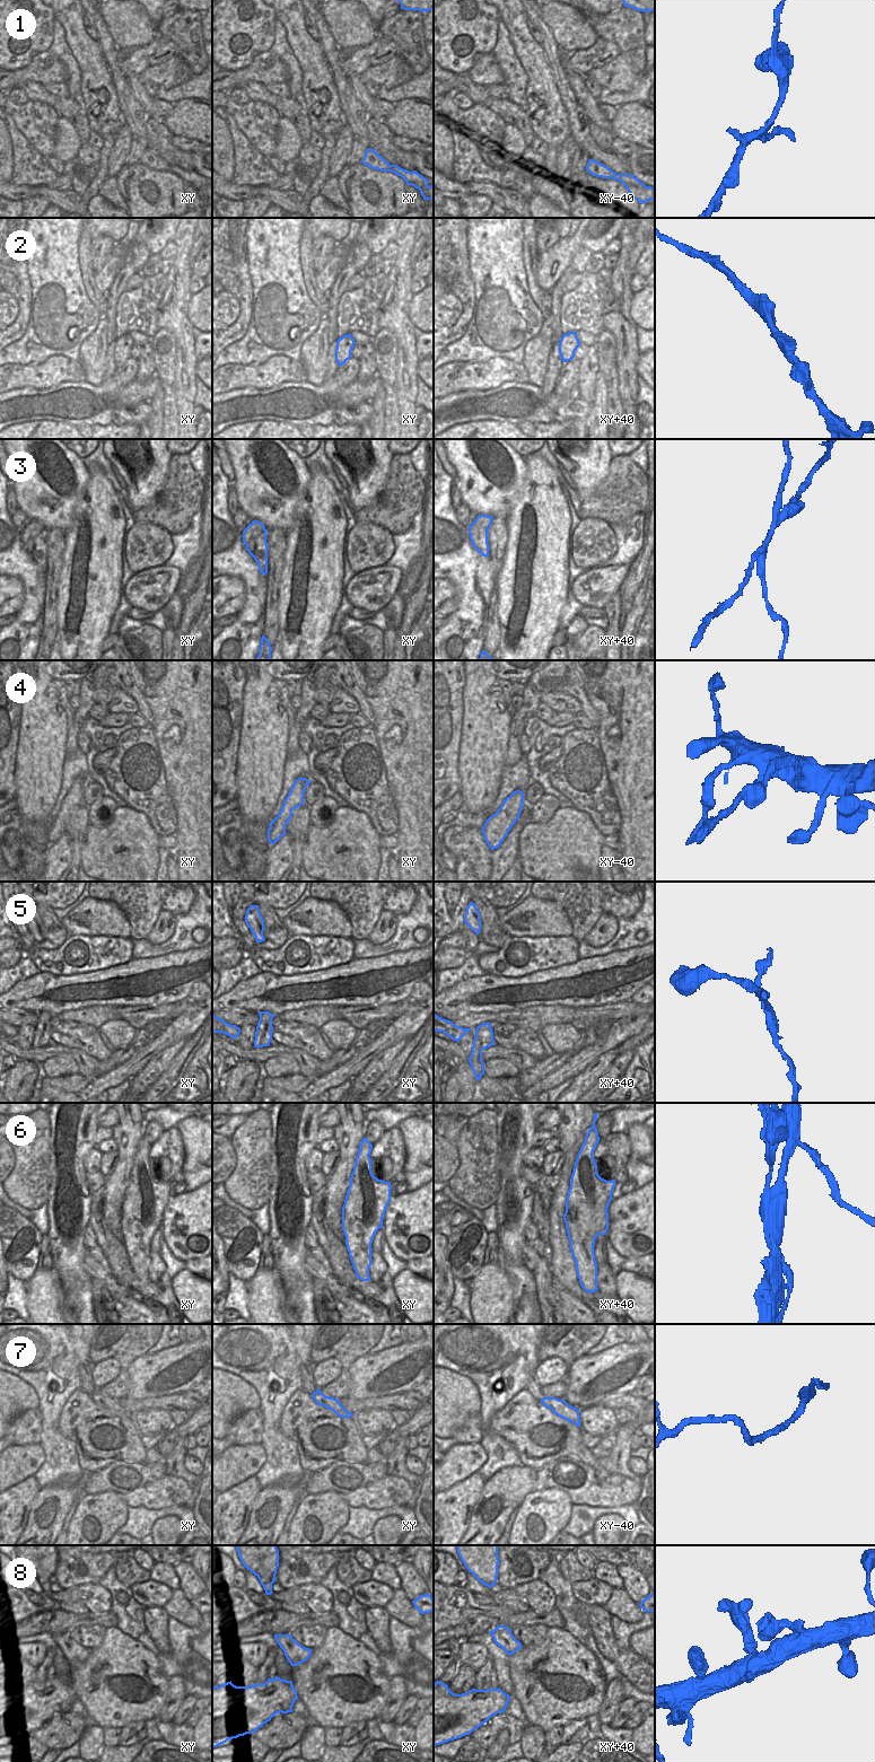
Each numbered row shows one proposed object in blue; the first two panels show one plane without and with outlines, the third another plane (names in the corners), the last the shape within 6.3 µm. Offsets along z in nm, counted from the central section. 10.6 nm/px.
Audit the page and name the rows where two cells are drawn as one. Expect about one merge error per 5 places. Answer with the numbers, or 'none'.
3, 5, 6

